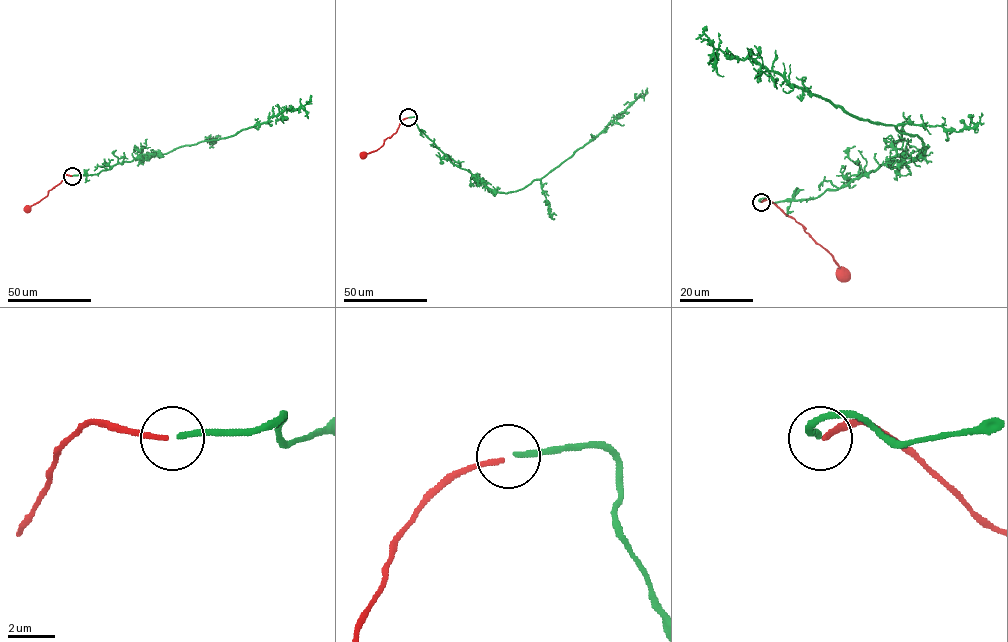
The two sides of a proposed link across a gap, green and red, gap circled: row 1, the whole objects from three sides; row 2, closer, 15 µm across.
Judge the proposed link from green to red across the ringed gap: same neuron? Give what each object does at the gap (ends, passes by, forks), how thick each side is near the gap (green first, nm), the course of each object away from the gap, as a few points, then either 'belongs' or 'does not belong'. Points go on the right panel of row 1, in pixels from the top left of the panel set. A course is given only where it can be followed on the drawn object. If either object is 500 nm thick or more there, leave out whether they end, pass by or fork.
green ends there; red ends there; 240 nm thick on the green side, 200 nm on the other; green runs (760, 201), (814, 199), (925, 148), (917, 135), (846, 113), (752, 57), (730, 57), (704, 34), (696, 39); red runs (761, 201), (769, 200), (803, 226), (832, 256), (841, 275); does not belong

